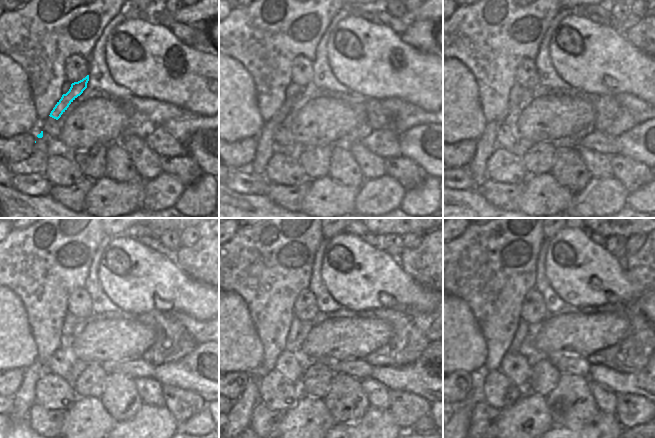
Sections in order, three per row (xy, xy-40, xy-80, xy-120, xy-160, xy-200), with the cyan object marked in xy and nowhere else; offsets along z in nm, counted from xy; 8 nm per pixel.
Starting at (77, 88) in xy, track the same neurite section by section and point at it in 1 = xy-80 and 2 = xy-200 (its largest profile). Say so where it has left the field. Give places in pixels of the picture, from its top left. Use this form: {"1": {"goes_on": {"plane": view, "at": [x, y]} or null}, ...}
{"1": {"goes_on": {"plane": "xy-80", "at": [486, 143]}}, "2": {"goes_on": {"plane": "xy-200", "at": [463, 410]}}}

